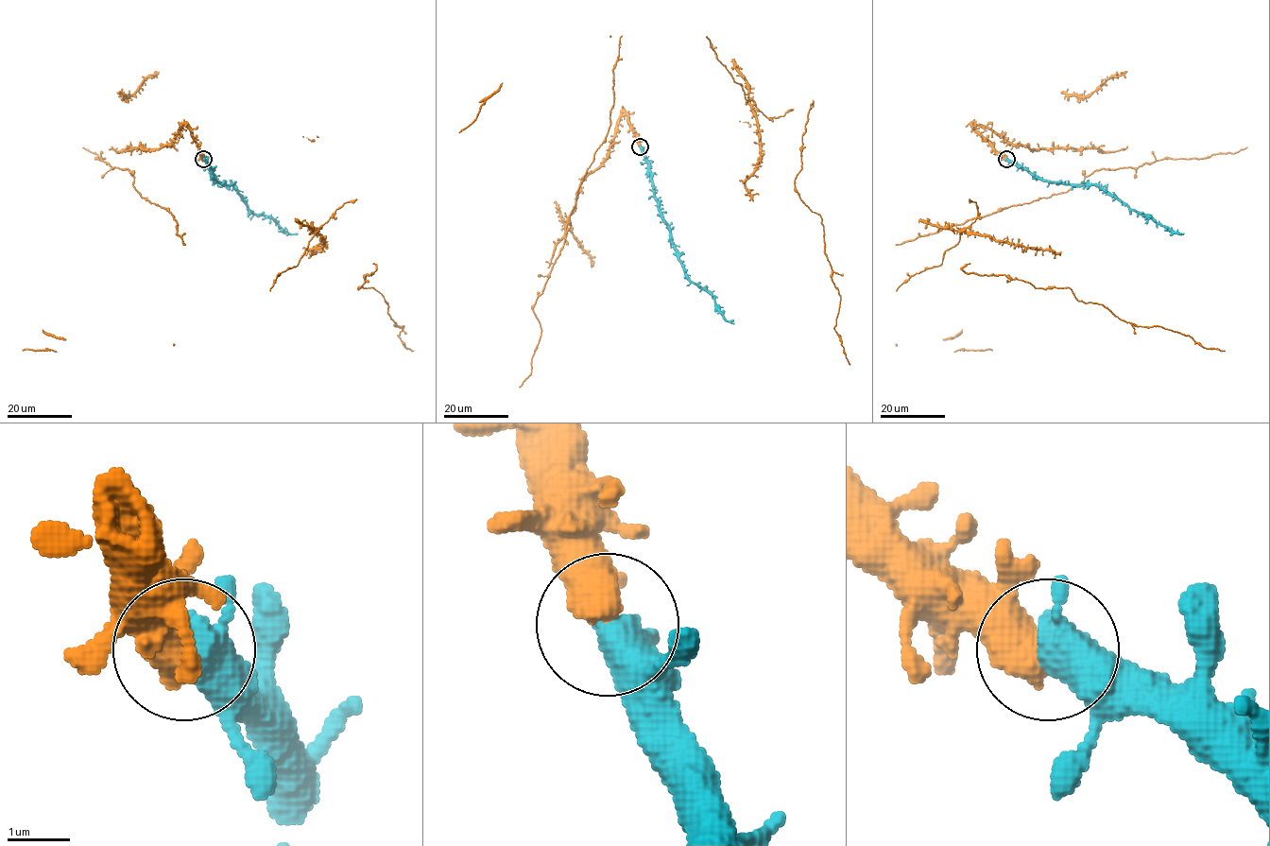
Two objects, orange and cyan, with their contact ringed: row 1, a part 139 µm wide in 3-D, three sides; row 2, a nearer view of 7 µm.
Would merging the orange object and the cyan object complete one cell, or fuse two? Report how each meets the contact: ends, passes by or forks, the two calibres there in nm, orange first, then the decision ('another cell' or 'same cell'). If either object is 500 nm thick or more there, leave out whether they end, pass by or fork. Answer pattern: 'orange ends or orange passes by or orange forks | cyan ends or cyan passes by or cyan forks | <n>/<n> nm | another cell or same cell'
650/460 nm | same cell

